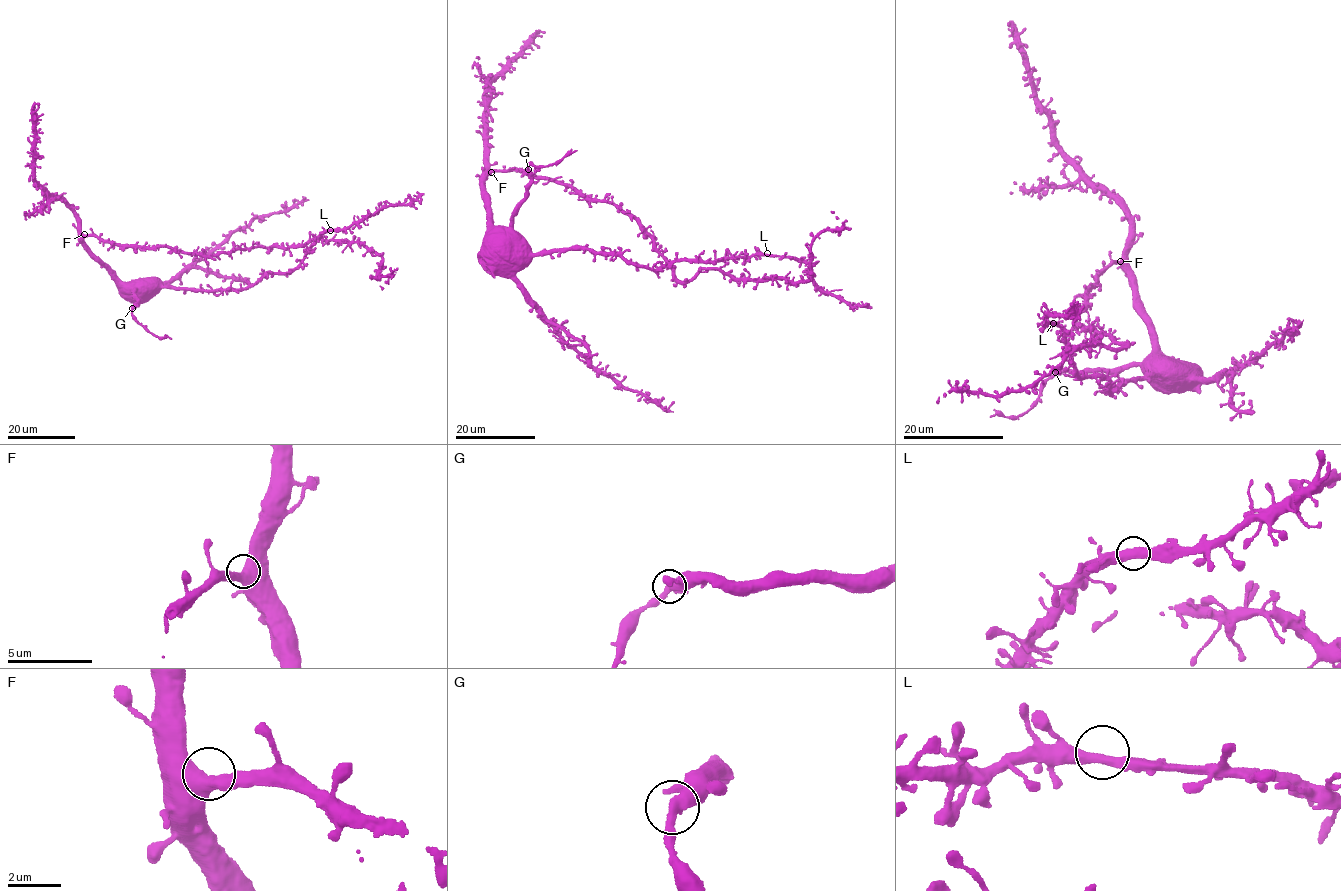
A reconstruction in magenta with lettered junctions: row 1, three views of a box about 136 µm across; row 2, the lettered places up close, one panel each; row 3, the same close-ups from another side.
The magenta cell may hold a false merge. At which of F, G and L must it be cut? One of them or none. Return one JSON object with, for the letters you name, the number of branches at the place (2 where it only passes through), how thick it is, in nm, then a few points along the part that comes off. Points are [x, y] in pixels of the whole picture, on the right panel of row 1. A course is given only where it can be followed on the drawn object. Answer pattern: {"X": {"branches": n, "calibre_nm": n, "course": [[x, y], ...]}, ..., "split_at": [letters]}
{"G": {"branches": 2, "calibre_nm": 400, "course": [[1055, 373], [1045, 380], [1036, 400], [1017, 417], [1007, 418], [997, 413], [990, 417]]}, "split_at": ["G"]}

